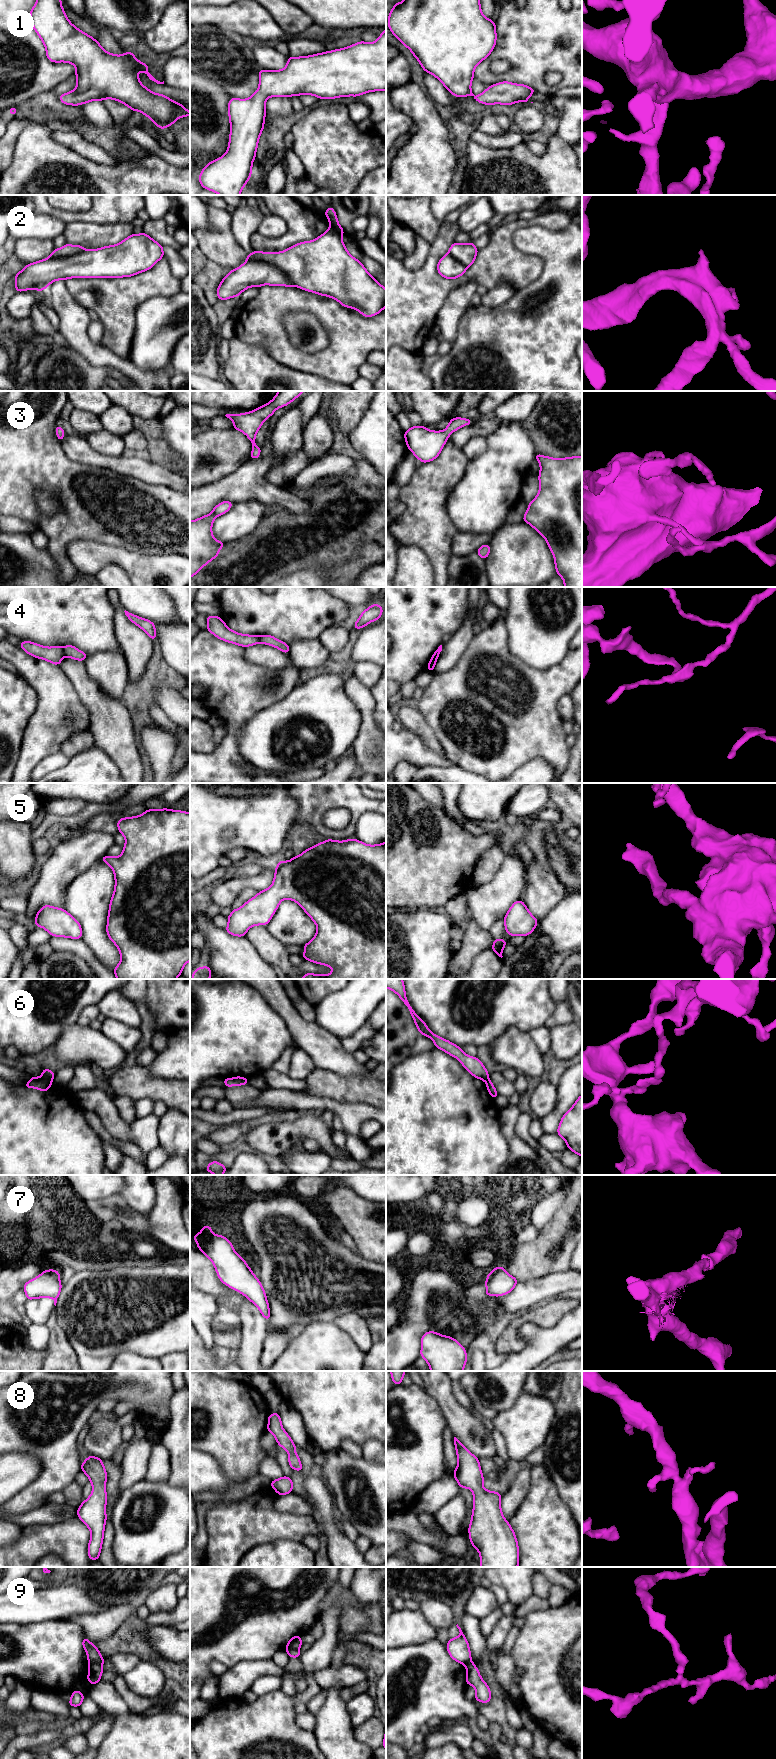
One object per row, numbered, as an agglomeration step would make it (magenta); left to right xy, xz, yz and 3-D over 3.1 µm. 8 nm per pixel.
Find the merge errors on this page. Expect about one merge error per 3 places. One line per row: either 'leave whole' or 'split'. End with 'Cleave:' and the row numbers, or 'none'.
1: leave whole
2: leave whole
3: leave whole
4: split
5: leave whole
6: split
7: leave whole
8: leave whole
9: split
Cleave: 4, 6, 9

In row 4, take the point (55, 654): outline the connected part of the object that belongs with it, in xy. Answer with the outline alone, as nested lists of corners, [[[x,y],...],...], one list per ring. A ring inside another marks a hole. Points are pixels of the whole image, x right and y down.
[[[23,641],[19,646],[29,655],[46,660],[57,666],[59,666],[65,656],[62,646],[45,647],[30,641]]]

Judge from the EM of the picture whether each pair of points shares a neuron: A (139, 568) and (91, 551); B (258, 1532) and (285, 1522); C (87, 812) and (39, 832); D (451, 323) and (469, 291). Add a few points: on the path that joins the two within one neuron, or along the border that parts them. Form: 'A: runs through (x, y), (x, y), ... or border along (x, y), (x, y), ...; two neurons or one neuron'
A: runs through (127, 560), (117, 555), (103, 555); one neuron
B: runs through (265, 1526), (278, 1526); one neuron
C: runs through (75, 820), (50, 820); one neuron
D: runs through (451, 315), (454, 306), (461, 299); one neuron

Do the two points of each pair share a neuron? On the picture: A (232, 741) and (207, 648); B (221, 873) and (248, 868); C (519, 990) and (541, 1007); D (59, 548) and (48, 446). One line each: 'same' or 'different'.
A: same
B: same
C: same
D: same

